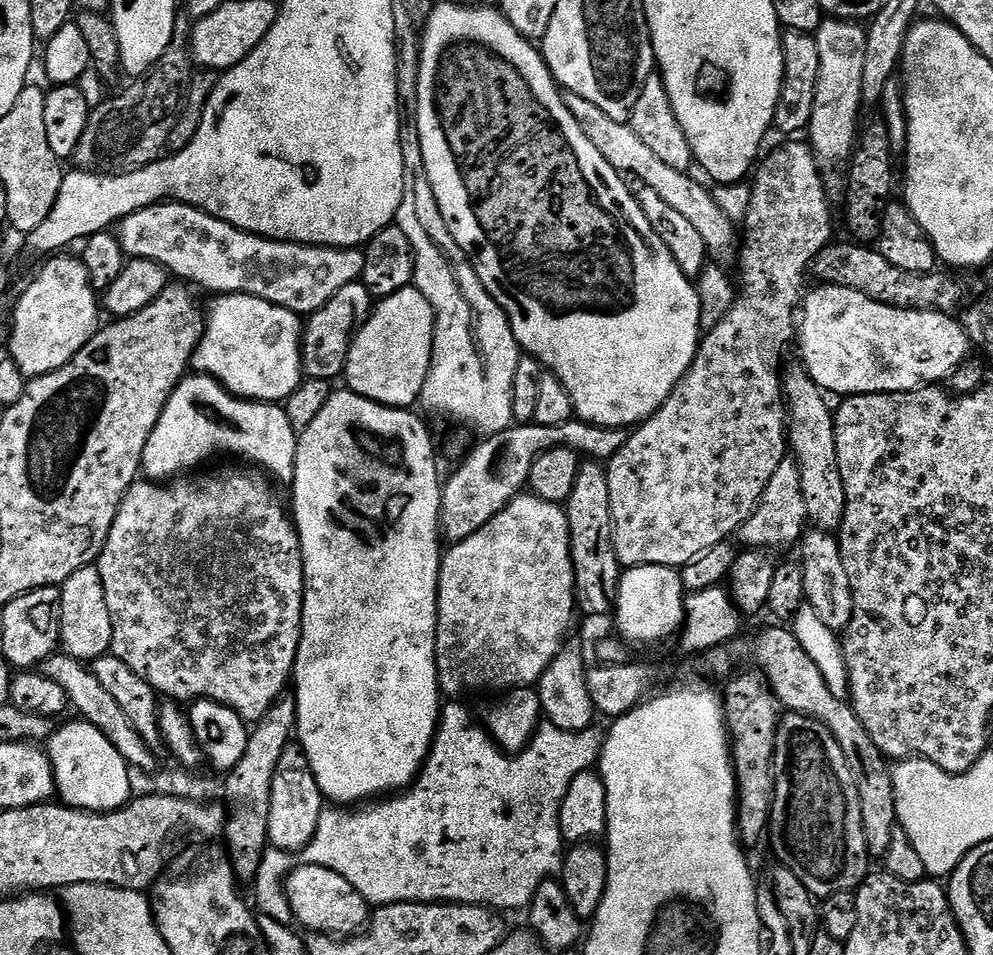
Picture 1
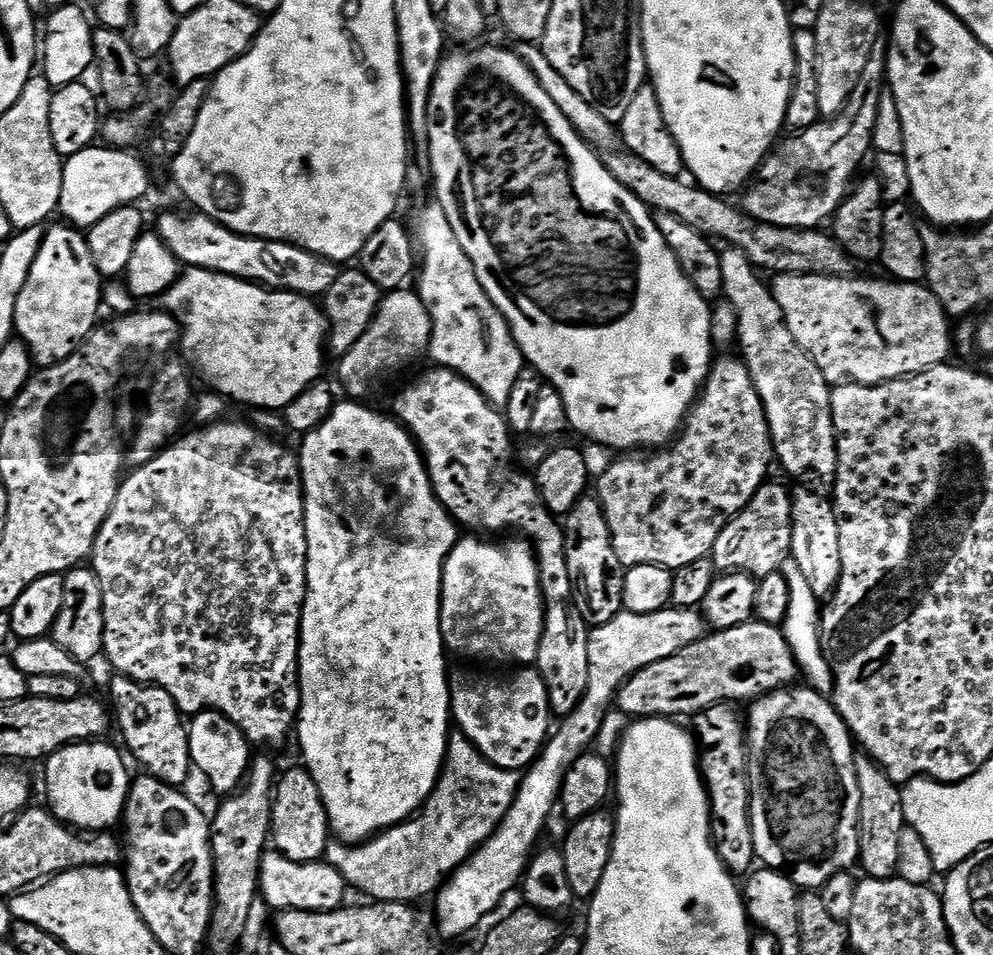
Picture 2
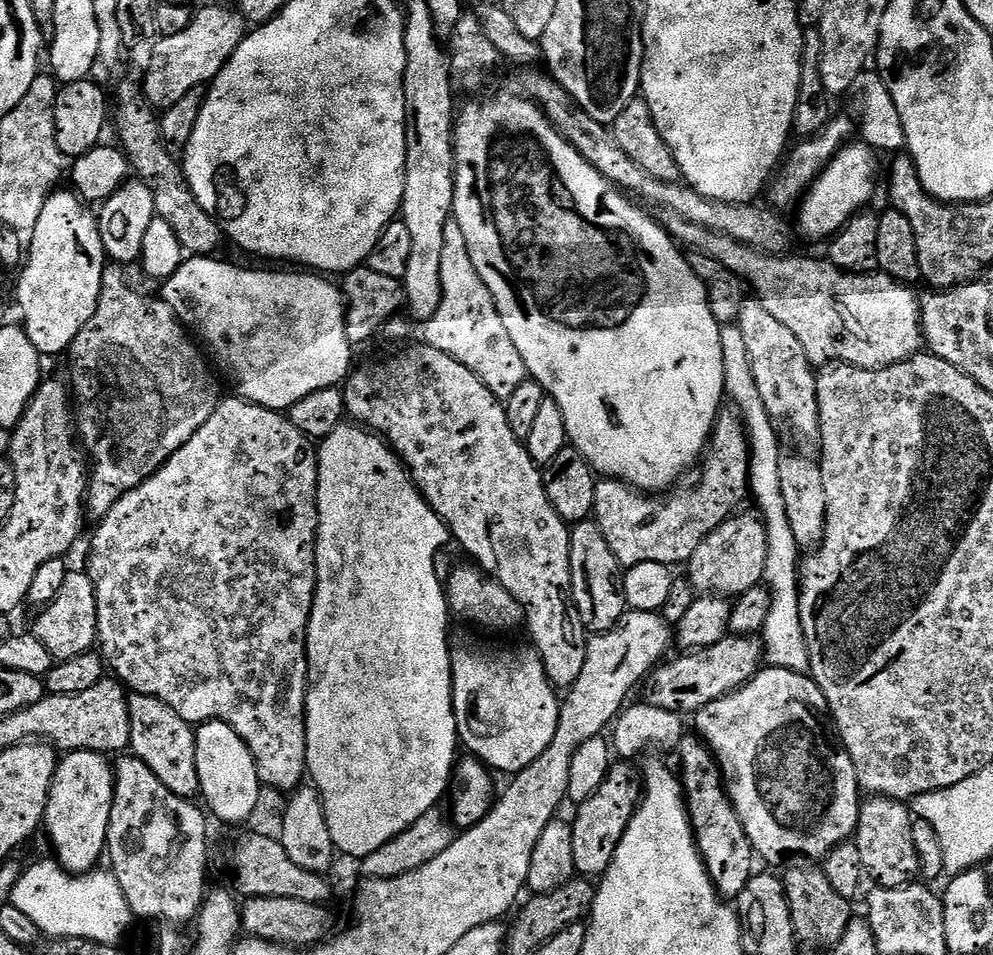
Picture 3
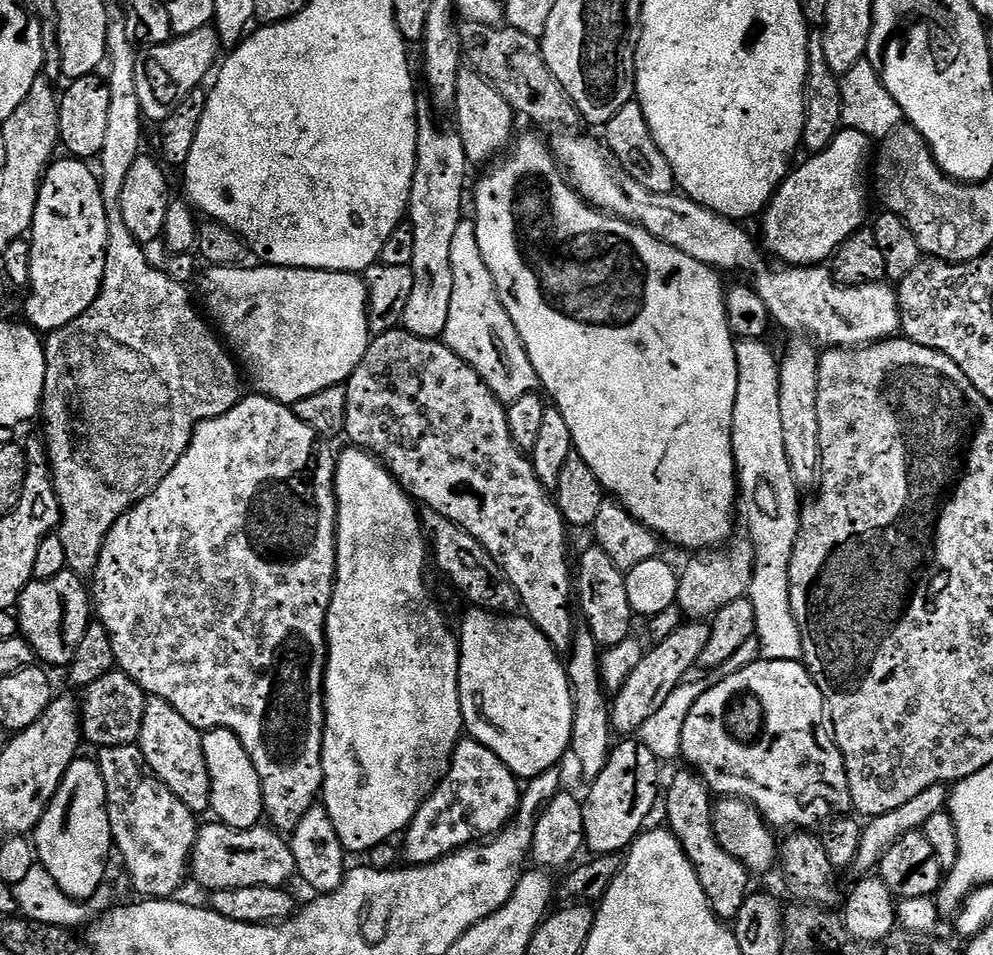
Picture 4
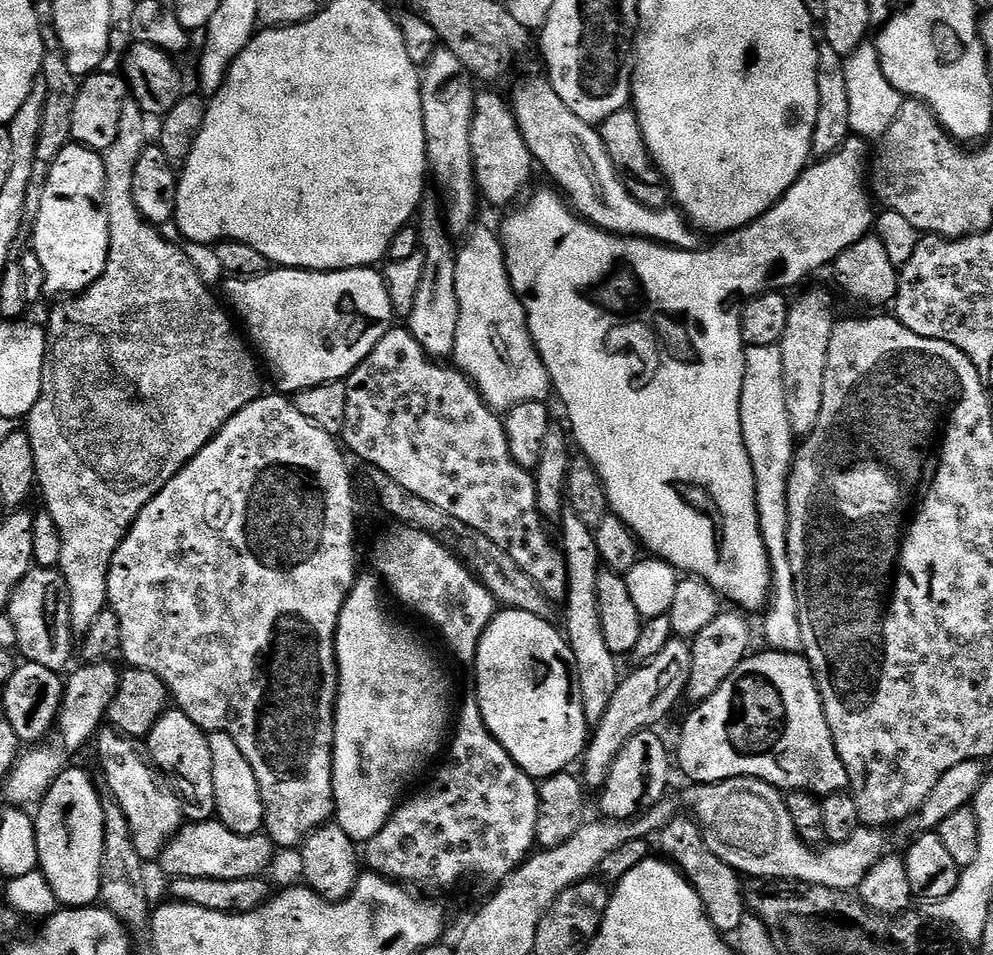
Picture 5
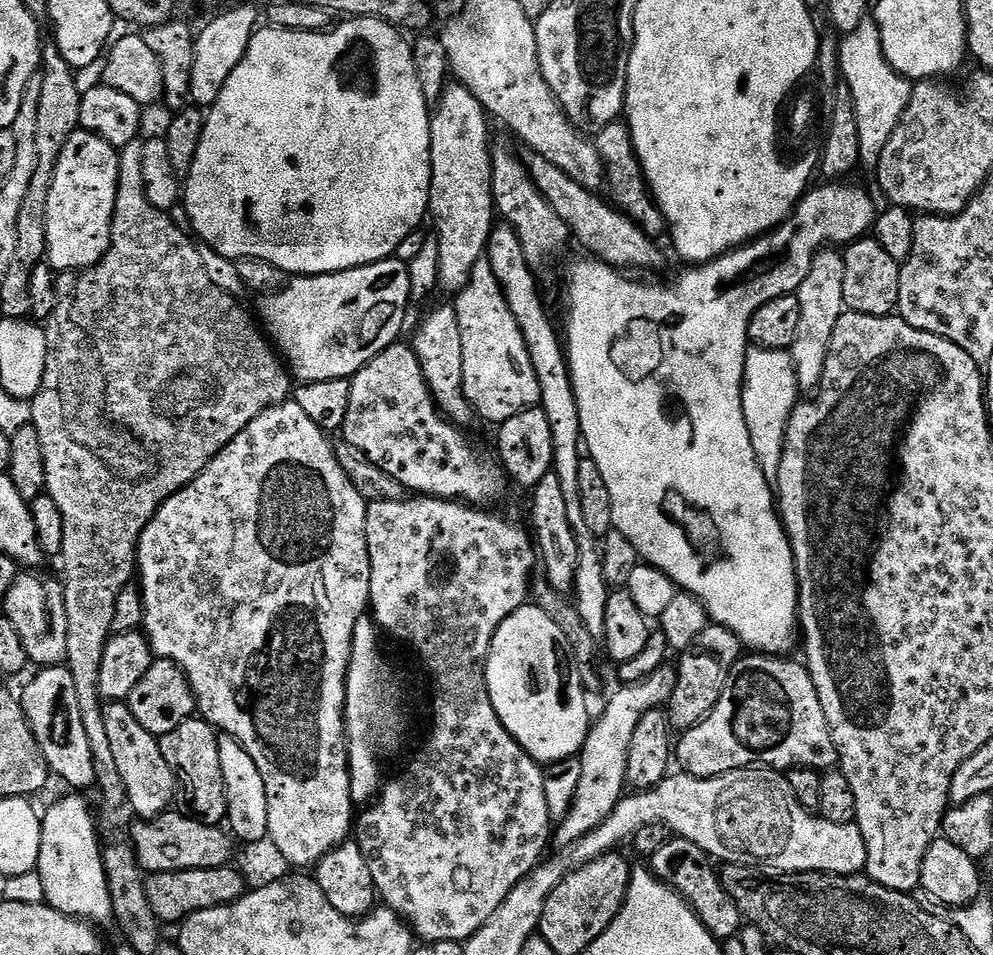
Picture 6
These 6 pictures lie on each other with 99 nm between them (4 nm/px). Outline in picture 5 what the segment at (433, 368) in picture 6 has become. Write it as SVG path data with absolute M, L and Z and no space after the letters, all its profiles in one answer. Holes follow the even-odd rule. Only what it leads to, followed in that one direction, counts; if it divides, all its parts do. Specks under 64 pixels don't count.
M428 198L420 205L418 227L424 269L422 282L418 286L418 298L414 298L414 310L410 310L406 317L406 327L425 354L433 358L448 358L452 356L454 342L458 338L458 290L454 290L457 249L454 244L452 248L454 240L444 222L439 199Z

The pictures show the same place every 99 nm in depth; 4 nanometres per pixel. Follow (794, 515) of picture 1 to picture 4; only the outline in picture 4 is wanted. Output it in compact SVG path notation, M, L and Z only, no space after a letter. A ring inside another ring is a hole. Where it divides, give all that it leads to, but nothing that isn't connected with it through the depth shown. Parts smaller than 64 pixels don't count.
M747 538L733 539L731 542L711 550L701 551L688 565L684 572L679 573L678 594L676 595L675 607L680 609L681 617L687 618L692 622L708 622L712 617L717 616L730 602L738 602L745 599L748 595L748 587L752 584L752 575L754 574L754 550L752 542Z

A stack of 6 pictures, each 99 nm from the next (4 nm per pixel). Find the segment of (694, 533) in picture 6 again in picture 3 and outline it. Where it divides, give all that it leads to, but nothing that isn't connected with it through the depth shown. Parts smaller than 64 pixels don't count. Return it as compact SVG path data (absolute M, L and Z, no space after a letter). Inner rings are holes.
M500 92L497 96L492 96L489 100L482 101L481 104L468 104L465 108L463 105L459 109L454 121L452 153L456 163L452 214L458 222L458 226L462 226L462 235L466 238L466 246L470 250L470 262L474 262L474 270L478 270L478 278L482 278L482 282L486 282L486 290L490 290L490 294L494 298L496 309L502 318L502 326L506 326L506 334L510 334L510 342L514 342L518 354L522 354L522 362L526 362L526 370L529 377L537 380L544 388L545 393L551 399L558 402L558 406L562 410L562 418L566 418L566 434L568 435L569 445L577 448L582 454L582 458L588 460L588 465L591 466L592 471L601 477L622 480L625 484L631 484L632 487L639 488L641 492L649 494L667 493L677 483L675 480L687 468L693 467L692 469L695 469L697 467L698 461L706 451L706 445L712 439L712 429L716 426L716 417L722 411L720 403L726 400L726 393L724 391L724 359L722 358L722 342L720 341L720 329L722 326L714 318L714 314L710 314L706 286L698 278L695 267L688 263L687 255L681 251L676 241L668 235L667 229L662 227L657 221L656 225L642 209L635 208L631 204L633 201L623 191L617 190L608 183L608 180L602 174L598 174L598 170L594 170L594 166L590 166L590 162L586 162L586 158L582 158L582 154L578 154L578 150L574 150L574 146L570 146L570 142L566 142L566 138L562 138L562 134L558 134L558 130L548 121L543 110L533 100L529 100L527 95L520 94L520 96L515 96L512 92ZM846 144L800 201L795 213L796 220L794 219L799 235L801 232L812 240L824 242L835 236L842 226L846 226L849 218L867 205L864 203L871 198L872 191L876 188L876 159L877 153L868 144Z

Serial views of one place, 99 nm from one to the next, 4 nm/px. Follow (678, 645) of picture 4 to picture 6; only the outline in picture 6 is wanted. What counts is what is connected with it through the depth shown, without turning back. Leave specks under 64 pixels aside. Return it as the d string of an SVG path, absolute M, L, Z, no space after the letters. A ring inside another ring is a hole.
M675 667L659 668L642 682L617 687L618 690L609 698L604 713L597 720L595 717L594 723L589 727L586 742L580 748L578 759L582 774L578 781L578 790L574 793L566 818L559 821L554 828L554 844L557 844L557 849L570 848L574 842L578 842L578 838L586 838L586 834L602 826L614 806L618 806L628 784L628 751L630 738L634 738L634 726L642 722L647 712L655 712L661 706L667 705L675 685Z

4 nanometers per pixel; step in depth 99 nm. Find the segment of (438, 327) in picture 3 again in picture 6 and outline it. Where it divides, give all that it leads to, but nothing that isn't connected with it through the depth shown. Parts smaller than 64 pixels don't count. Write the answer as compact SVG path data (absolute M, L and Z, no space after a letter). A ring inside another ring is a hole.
M486 258L472 268L466 286L455 297L454 307L458 314L458 327L462 330L464 393L472 403L475 415L499 426L514 418L514 414L537 407L540 387L522 330L518 330L510 306L506 306L504 292Z

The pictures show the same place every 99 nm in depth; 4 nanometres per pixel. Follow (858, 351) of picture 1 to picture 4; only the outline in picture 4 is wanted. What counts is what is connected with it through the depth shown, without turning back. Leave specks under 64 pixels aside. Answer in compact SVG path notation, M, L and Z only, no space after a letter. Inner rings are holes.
M580 134L553 135L556 137L550 140L550 147L569 184L583 200L617 220L636 224L654 238L666 242L666 246L682 250L682 254L694 258L694 262L702 262L724 274L749 272L752 275L751 287L756 289L758 298L766 302L769 317L792 332L788 334L803 334L817 345L830 349L862 348L866 344L893 339L901 331L895 287L884 282L838 284L835 276L824 266L797 266L783 262L768 264L765 249L758 243L757 237L755 240L744 229L747 227L735 220L727 220L722 214L704 208L683 194L651 193L610 159L599 139L596 141L588 136L576 135Z

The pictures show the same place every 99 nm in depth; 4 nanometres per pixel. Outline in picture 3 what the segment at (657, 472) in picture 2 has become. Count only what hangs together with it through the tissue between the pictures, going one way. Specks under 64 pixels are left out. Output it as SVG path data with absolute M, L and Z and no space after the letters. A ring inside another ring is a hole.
M724 410L716 417L710 447L698 468L700 484L692 484L689 488L677 487L676 496L668 494L661 498L656 494L641 492L622 480L597 479L592 516L598 530L602 530L602 535L606 537L610 550L614 550L614 558L618 558L620 567L627 570L642 566L642 562L687 565L694 550L702 546L702 538L722 526L739 509L736 507L744 499L749 499L748 450L748 433L743 416L735 410Z

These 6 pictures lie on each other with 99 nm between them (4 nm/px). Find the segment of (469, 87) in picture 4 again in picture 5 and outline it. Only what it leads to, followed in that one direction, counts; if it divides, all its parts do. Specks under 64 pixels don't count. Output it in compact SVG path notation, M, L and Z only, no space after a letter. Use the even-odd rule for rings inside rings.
M480 90L476 93L474 122L470 126L470 150L474 154L479 195L483 199L485 196L496 208L511 209L529 191L534 161L530 146L526 146L526 138L522 138L522 130L512 112L511 103L496 92Z

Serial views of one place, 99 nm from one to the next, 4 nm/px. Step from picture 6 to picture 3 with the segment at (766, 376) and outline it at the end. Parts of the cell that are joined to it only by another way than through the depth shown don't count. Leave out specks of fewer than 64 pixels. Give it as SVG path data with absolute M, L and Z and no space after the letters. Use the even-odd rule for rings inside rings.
M725 324L720 329L722 342L722 358L724 359L724 391L733 400L735 411L744 418L744 426L748 433L748 453L750 454L750 496L760 509L759 515L766 526L768 535L768 553L766 554L766 570L763 583L772 595L770 618L766 618L762 633L764 660L771 667L785 668L791 672L807 673L811 669L810 654L806 638L802 632L800 617L800 570L802 549L794 538L794 530L790 530L790 518L786 516L786 501L782 498L782 482L778 479L778 462L782 445L777 425L772 415L762 402L762 394L758 394L758 382L754 380L754 370L750 370L750 358L746 354L746 341L742 338L742 330L736 324Z

